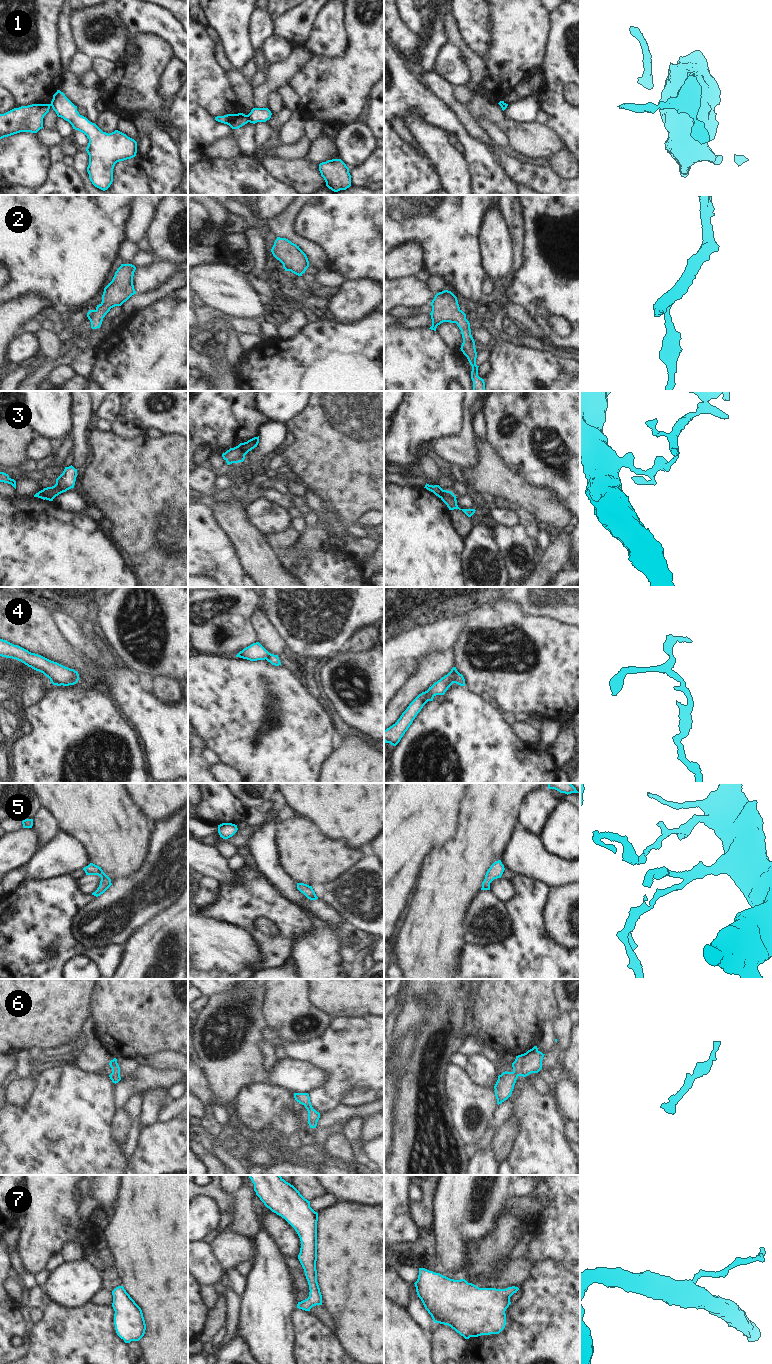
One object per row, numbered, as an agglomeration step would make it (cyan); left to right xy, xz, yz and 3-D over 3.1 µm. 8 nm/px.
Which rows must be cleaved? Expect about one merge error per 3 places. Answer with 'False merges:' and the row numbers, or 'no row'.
False merges: 1, 3, 4

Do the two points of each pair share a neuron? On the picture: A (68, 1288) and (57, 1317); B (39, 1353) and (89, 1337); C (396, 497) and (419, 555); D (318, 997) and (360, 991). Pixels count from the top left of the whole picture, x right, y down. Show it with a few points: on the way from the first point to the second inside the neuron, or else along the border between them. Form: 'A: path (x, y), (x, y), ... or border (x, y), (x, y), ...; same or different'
A: border (51, 1300), (71, 1308), (78, 1308), (85, 1304); different
B: path (51, 1353), (67, 1353), (72, 1348), (77, 1348); same
C: path (396, 511), (396, 532), (405, 541); same
D: path (328, 992), (350, 991); same

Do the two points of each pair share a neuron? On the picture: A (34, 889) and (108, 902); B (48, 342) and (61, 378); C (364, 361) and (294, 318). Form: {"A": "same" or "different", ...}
{"A": "different", "B": "different", "C": "different"}

